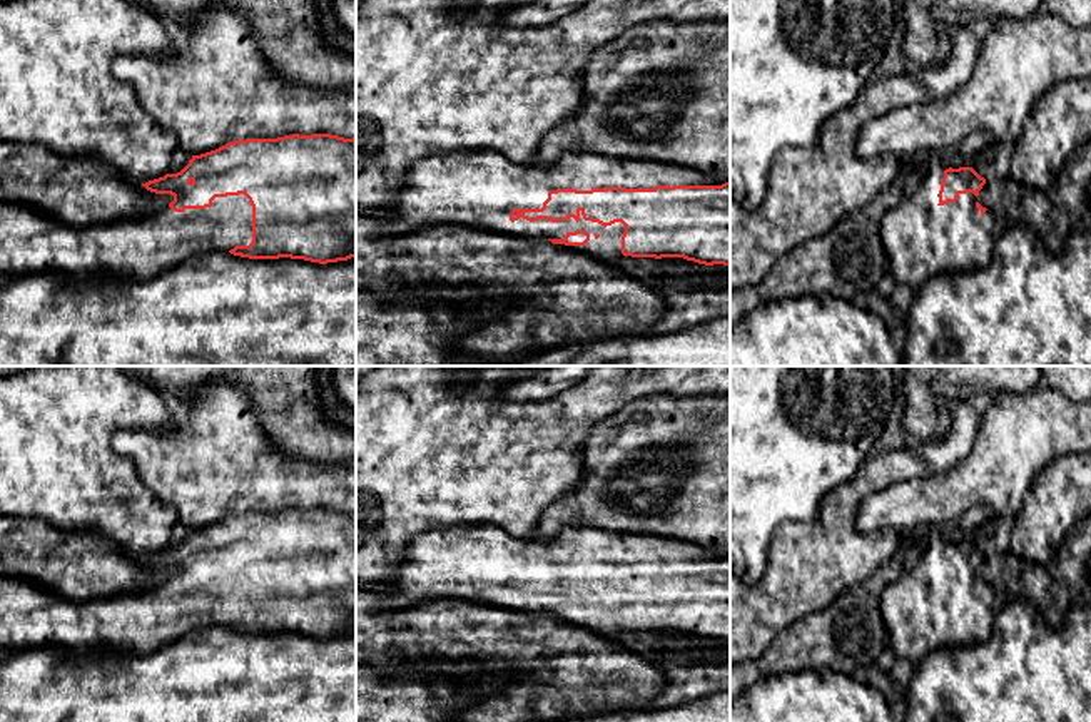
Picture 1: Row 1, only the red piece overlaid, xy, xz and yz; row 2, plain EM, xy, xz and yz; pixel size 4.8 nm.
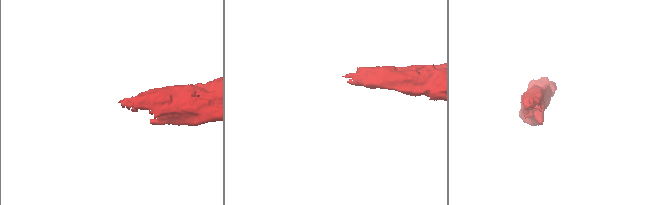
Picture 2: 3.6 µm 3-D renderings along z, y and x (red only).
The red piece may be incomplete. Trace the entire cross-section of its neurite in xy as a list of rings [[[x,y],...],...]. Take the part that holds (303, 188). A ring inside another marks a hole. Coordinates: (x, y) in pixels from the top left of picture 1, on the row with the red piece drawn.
[[[292,134],[234,140],[192,155],[177,174],[165,174],[142,186],[155,194],[170,194],[174,201],[150,216],[84,227],[67,226],[25,204],[0,204],[0,277],[8,281],[58,272],[70,286],[99,286],[142,282],[206,252],[231,252],[249,259],[291,257],[319,264],[356,257],[356,137]]]

